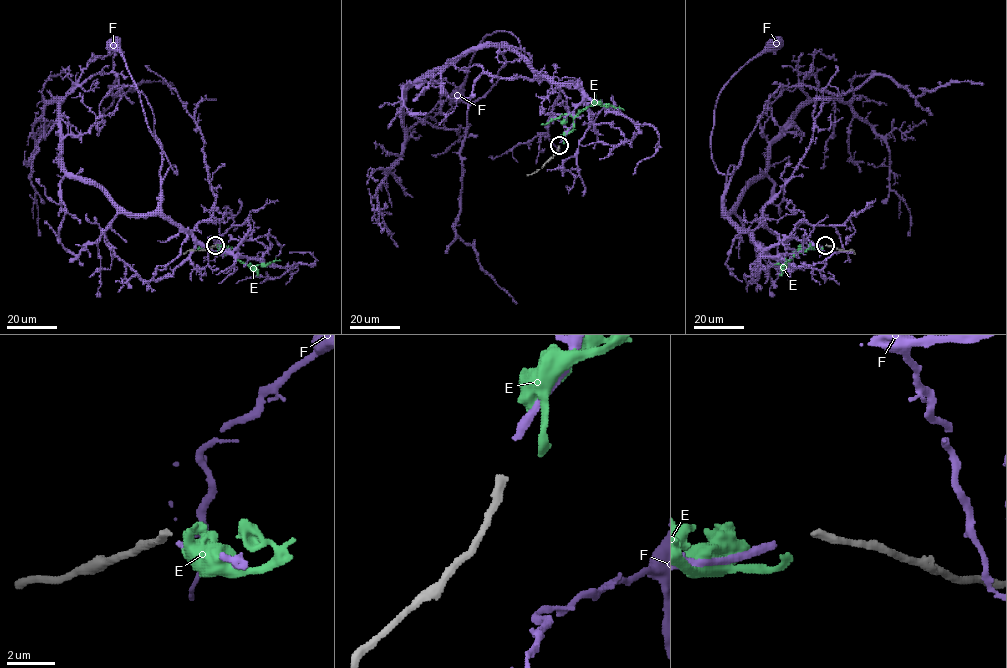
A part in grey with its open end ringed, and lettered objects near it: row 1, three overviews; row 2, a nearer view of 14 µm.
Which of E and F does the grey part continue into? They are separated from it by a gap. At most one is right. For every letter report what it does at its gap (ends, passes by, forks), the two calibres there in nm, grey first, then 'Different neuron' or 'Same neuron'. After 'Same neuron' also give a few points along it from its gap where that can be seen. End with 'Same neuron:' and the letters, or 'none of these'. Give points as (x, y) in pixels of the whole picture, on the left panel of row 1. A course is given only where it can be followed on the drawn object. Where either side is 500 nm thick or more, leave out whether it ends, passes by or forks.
E: It ends there. Thickness 340 nm (grey) against 280 nm. Different neuron
F: It ends there. Thickness 340 nm (grey) against 320 nm. Same neuron. Its course: (217, 246), (239, 256), (207, 251), (160, 210), (161, 183), (176, 167), (177, 174), (113, 43)
Same neuron: F

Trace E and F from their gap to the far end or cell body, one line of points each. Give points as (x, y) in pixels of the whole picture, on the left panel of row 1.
E: (219, 248), (229, 249), (248, 265), (280, 260)
F: (217, 246), (239, 256), (207, 251), (160, 210), (161, 183), (176, 167), (177, 174), (113, 43)

